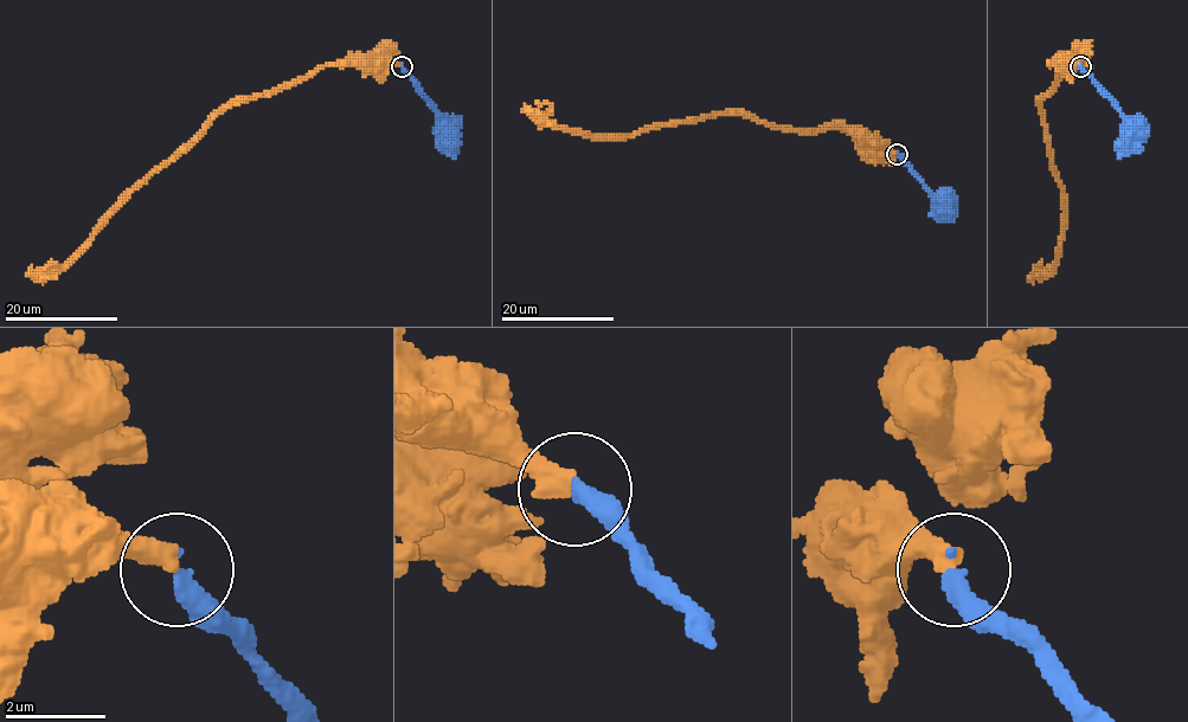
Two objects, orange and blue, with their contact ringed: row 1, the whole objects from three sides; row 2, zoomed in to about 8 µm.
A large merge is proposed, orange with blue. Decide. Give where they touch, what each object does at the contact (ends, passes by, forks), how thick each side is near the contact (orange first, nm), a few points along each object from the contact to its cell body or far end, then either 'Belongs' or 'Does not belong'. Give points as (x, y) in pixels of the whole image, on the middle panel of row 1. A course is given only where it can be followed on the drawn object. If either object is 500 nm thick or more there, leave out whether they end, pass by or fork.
Place: (897, 154). At the ring orange ends. At the ring blue ends. Thickness 440 nm (orange) against 400 nm. Course of orange: (897, 153), (843, 129), (776, 128), (736, 115), (584, 136), (553, 126), (538, 108), (547, 104), (553, 111). Course of blue: (897, 153), (935, 195), (949, 191). Belongs

